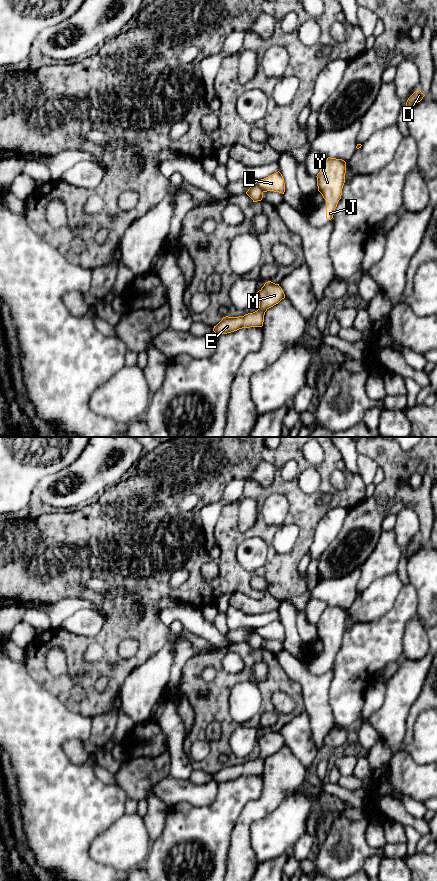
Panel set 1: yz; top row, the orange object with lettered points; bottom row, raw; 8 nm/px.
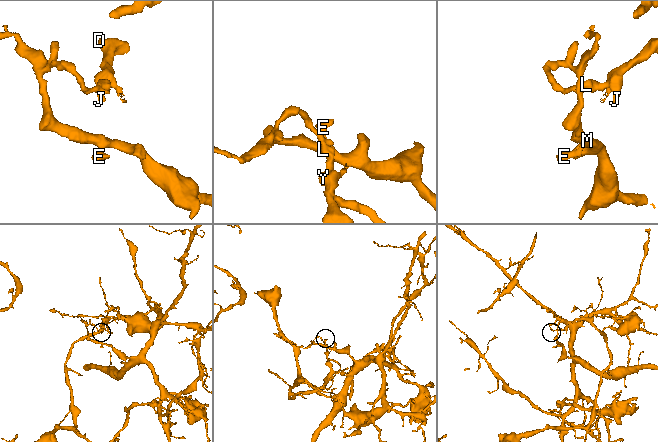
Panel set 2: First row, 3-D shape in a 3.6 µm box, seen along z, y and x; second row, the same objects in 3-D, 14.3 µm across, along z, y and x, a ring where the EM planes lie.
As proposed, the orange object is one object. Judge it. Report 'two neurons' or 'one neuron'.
two neurons

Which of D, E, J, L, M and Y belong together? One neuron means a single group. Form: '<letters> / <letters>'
D J L Y / E M

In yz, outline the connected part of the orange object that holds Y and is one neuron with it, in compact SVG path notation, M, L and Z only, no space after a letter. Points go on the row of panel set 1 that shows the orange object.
M330 158L322 165L317 174L318 191L326 200L326 218L331 220L341 199L345 183L346 162L342 159Z

